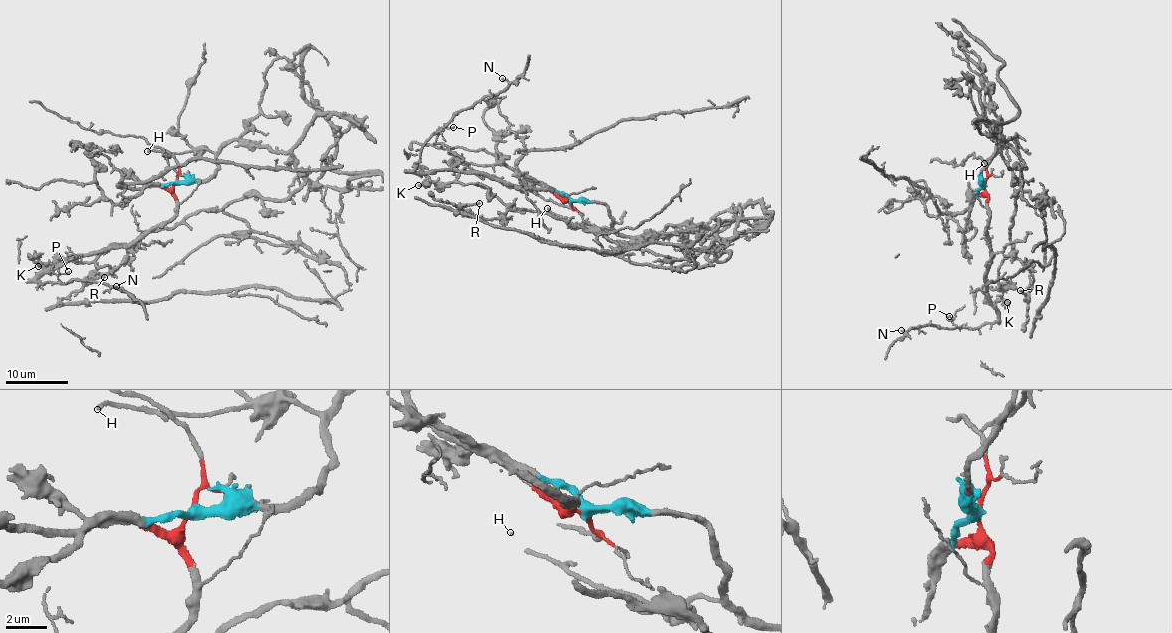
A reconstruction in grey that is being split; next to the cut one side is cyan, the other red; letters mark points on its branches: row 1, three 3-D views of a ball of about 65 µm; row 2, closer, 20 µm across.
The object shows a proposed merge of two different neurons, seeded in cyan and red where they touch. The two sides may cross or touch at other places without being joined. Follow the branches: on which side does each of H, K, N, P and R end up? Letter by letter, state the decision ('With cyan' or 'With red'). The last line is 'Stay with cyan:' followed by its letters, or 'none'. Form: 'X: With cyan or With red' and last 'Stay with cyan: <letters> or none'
H: With cyan
K: With cyan
N: With red
P: With red
R: With cyan
Stay with cyan: H, K, R

